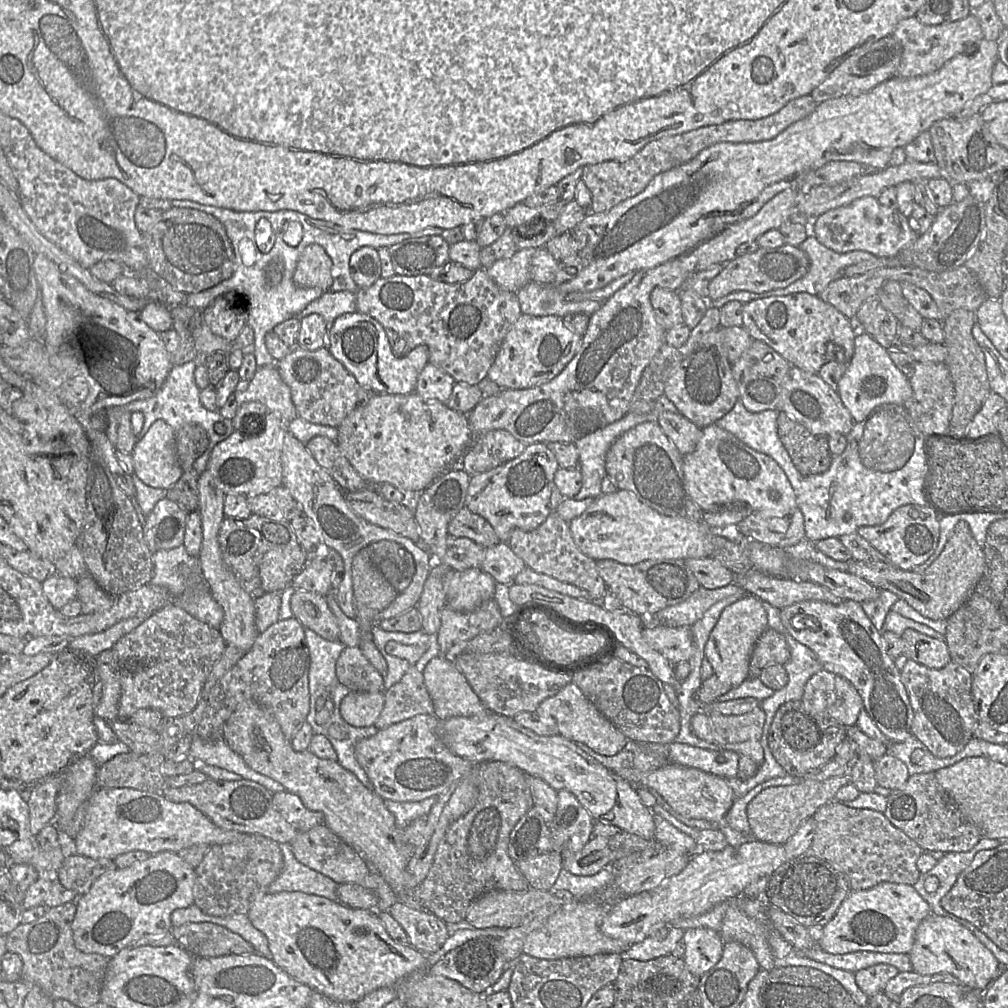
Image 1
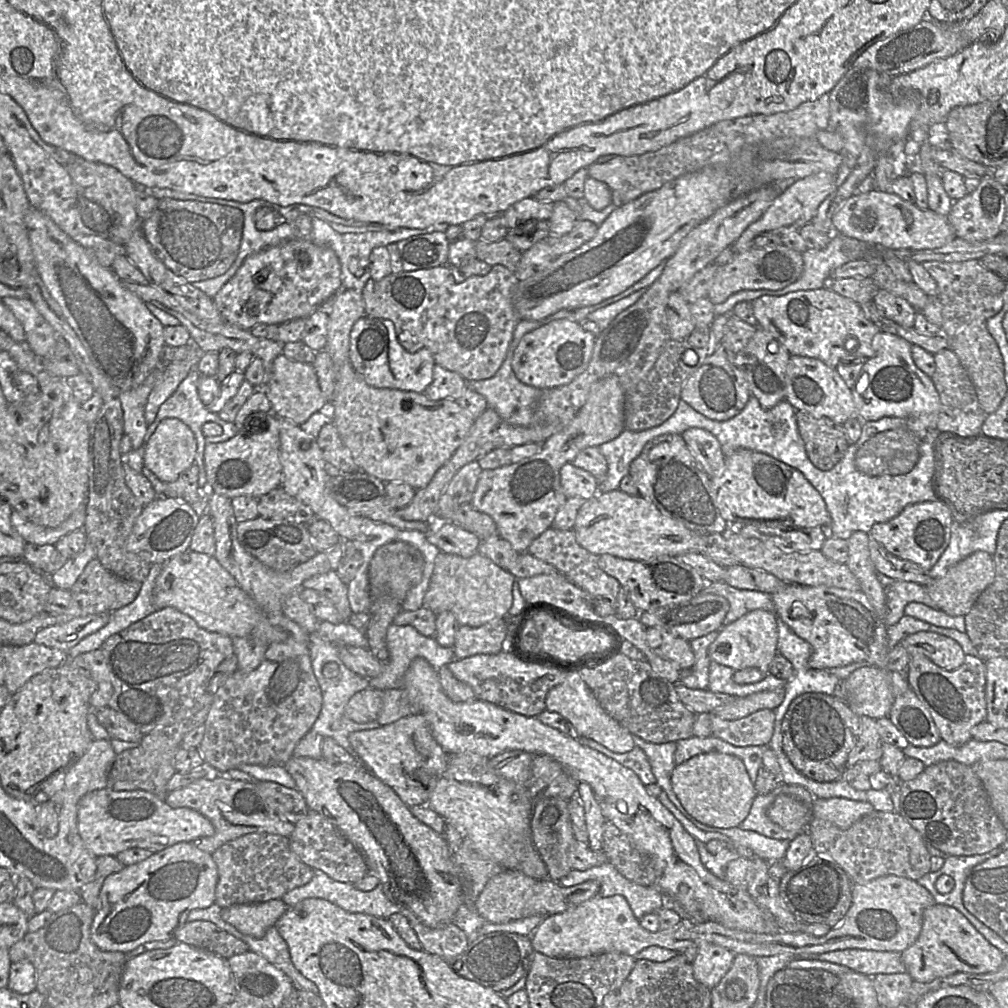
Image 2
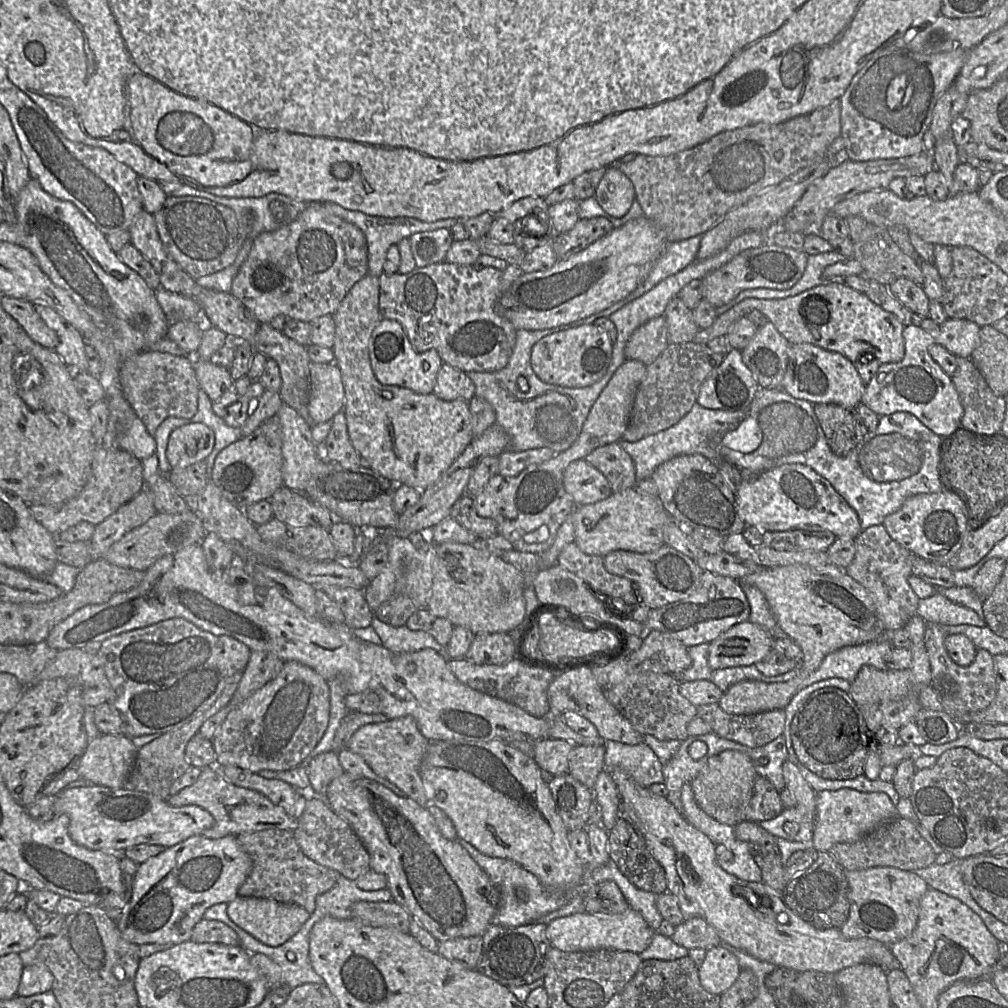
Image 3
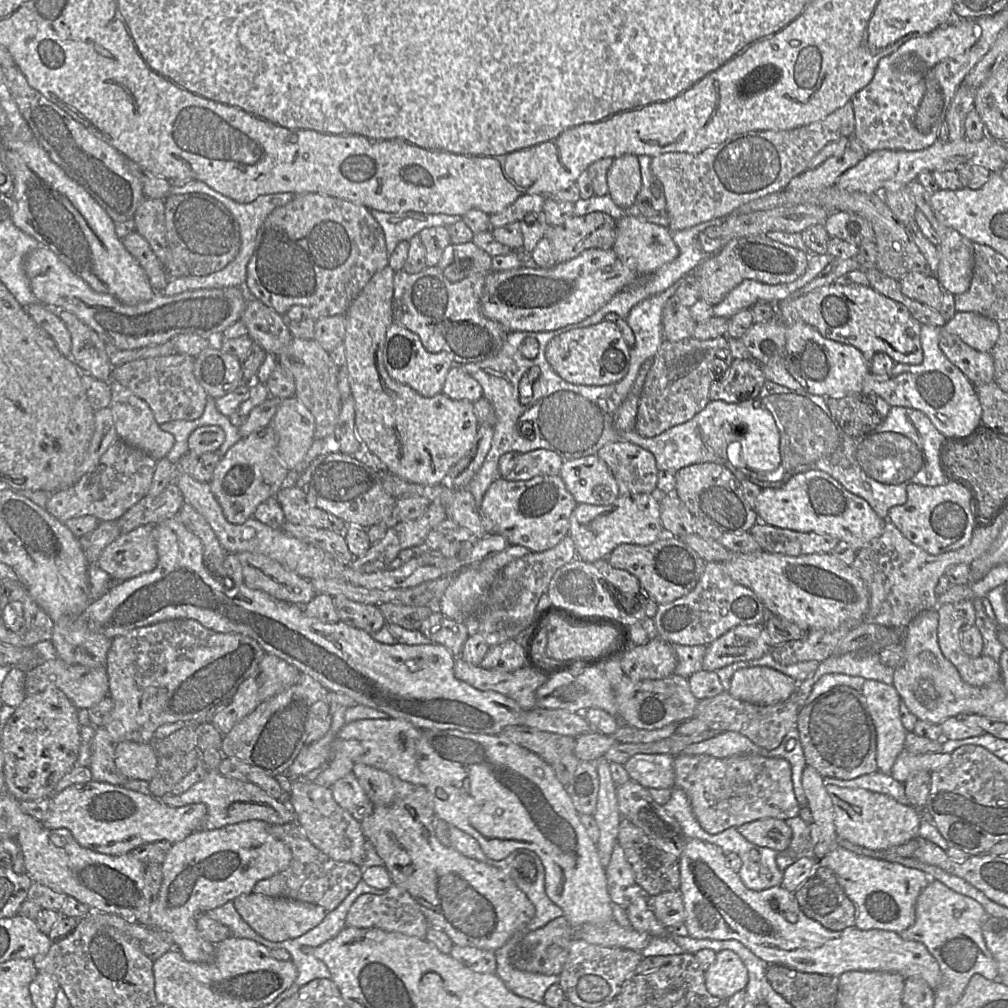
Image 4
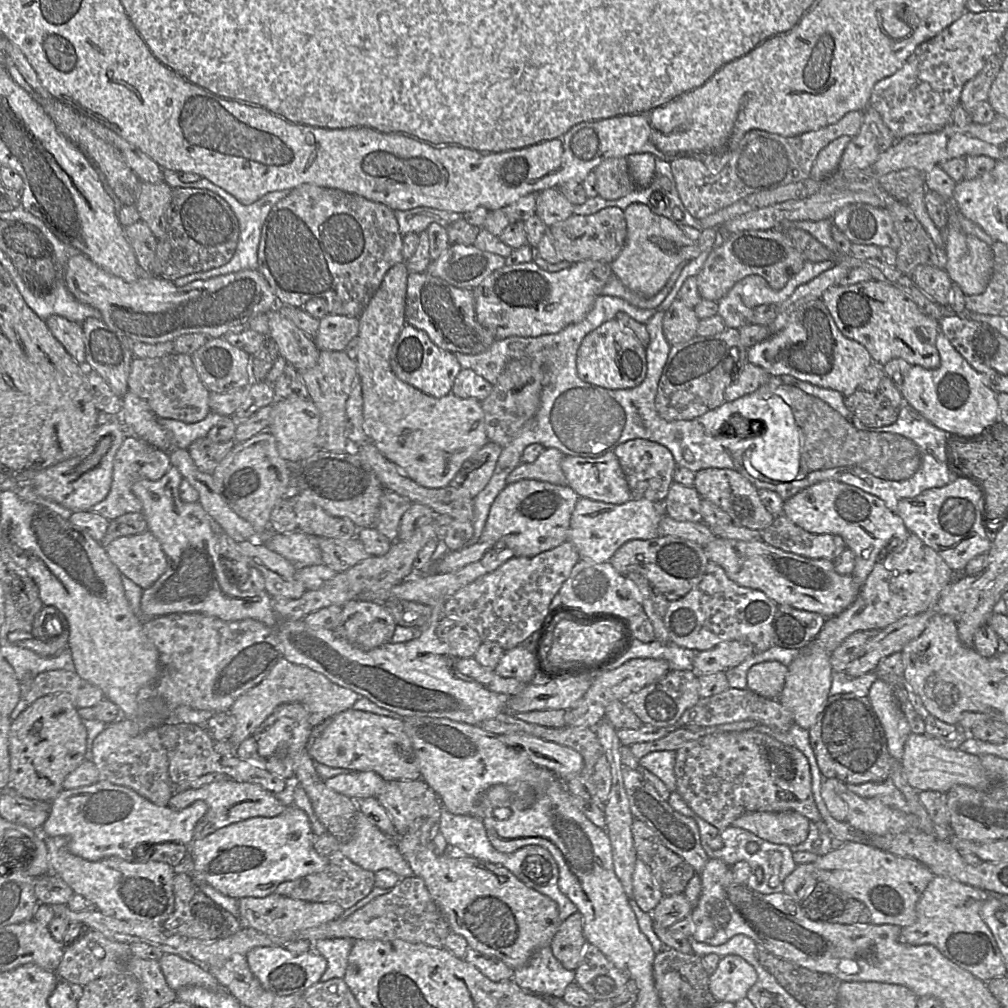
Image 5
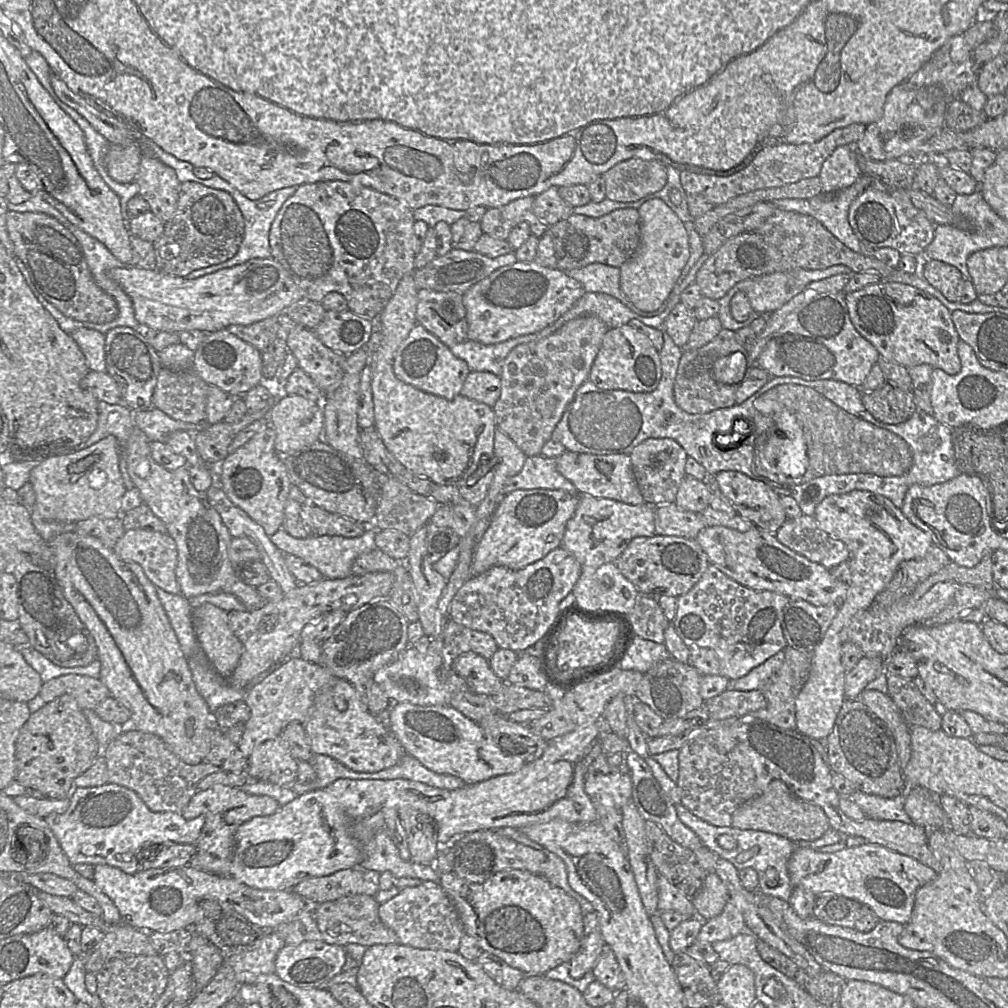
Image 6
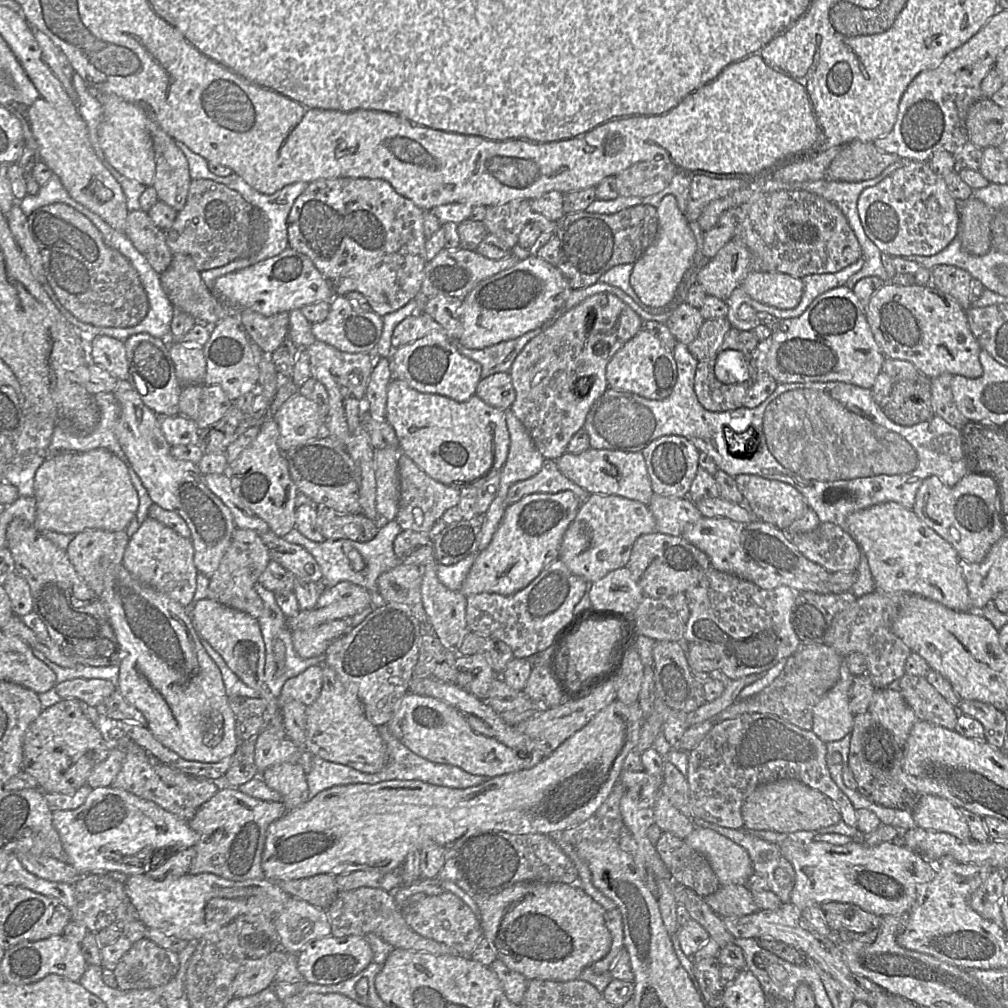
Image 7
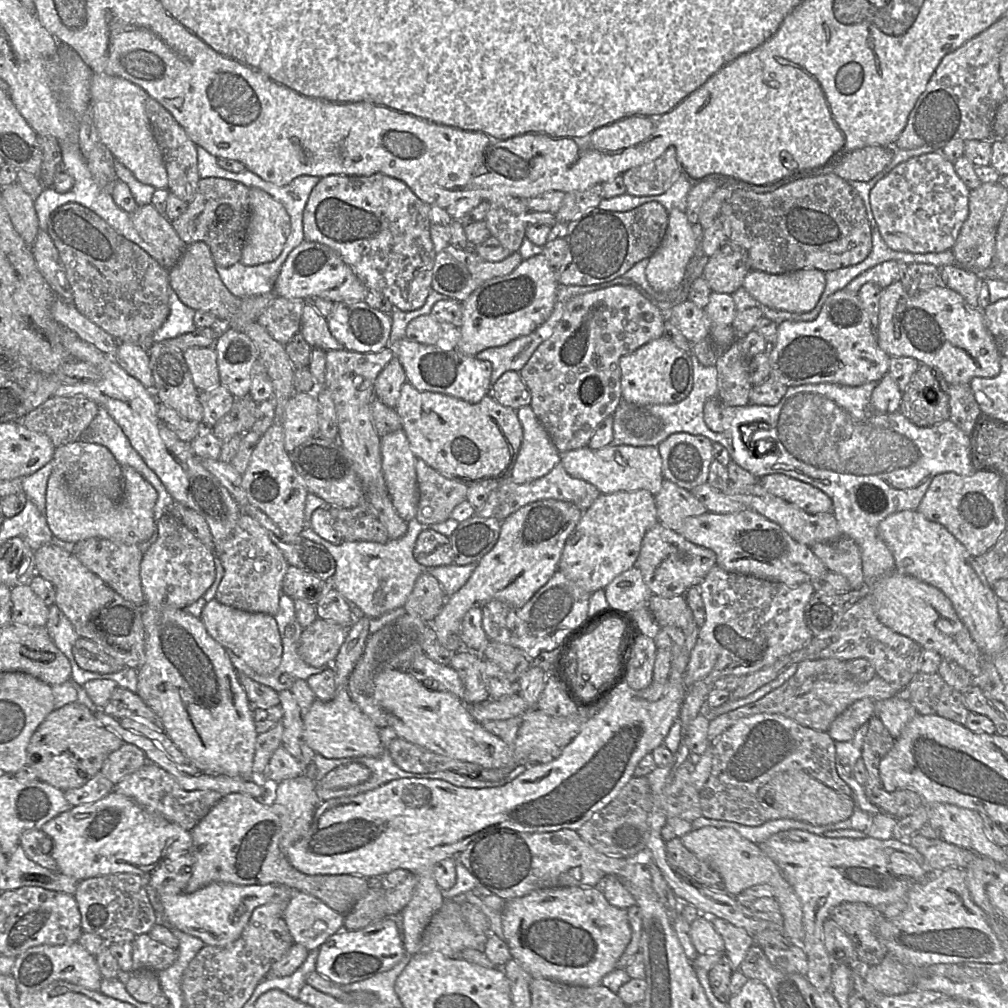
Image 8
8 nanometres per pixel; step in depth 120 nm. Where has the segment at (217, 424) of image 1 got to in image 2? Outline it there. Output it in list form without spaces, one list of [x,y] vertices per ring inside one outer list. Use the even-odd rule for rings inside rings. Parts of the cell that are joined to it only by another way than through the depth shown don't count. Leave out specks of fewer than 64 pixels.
[[[197,367],[193,368],[187,377],[179,384],[175,392],[159,407],[155,420],[148,426],[144,443],[153,435],[159,423],[166,418],[178,418],[190,427],[195,435],[197,442],[197,451],[195,455],[194,464],[199,468],[199,486],[203,488],[203,495],[205,496],[207,491],[207,476],[205,469],[205,449],[210,444],[220,443],[227,441],[239,432],[238,427],[234,422],[227,422],[223,420],[218,413],[211,410],[210,407],[205,405],[199,396],[199,381],[201,374]],[[206,422],[215,422],[219,424],[223,431],[219,436],[206,436],[203,433],[203,426]]]

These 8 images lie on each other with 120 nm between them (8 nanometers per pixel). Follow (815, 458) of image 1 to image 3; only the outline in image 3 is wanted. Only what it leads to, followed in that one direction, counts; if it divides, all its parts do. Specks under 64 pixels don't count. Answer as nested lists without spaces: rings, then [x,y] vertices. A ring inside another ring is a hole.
[[[836,404],[814,405],[815,415],[836,456],[847,455],[869,433],[855,409]]]

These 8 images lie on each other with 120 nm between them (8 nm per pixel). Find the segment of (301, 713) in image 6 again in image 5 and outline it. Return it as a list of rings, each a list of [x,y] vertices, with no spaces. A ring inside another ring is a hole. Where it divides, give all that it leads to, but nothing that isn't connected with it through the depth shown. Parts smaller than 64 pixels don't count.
[[[281,658],[270,673],[256,686],[241,695],[229,712],[235,717],[236,725],[229,740],[237,748],[249,737],[280,705],[292,702],[302,703],[309,711],[311,729],[325,719],[352,707],[359,695],[330,681],[326,676],[312,669]]]

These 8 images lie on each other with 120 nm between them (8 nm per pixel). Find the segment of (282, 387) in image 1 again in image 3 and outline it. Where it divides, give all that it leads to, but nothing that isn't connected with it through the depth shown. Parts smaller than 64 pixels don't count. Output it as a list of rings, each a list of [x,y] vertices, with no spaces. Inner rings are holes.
[[[335,363],[310,364],[310,398],[308,412],[310,421],[322,423],[332,421],[333,417],[343,411],[345,403],[345,390],[342,382],[341,371]]]

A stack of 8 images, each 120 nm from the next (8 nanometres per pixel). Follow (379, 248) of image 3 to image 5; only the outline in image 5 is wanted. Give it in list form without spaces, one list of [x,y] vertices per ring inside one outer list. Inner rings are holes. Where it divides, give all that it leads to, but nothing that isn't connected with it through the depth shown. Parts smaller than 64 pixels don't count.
[[[429,207],[393,211],[402,235],[409,233],[420,234],[432,223],[438,223],[446,228],[451,223],[463,218],[463,213],[449,212]]]

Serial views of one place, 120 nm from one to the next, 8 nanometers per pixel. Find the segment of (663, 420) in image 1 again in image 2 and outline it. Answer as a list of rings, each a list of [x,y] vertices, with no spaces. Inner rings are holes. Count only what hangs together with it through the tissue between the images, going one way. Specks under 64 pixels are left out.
[[[690,428],[681,436],[699,466],[710,478],[720,477],[724,471],[726,456],[716,437],[701,428]]]

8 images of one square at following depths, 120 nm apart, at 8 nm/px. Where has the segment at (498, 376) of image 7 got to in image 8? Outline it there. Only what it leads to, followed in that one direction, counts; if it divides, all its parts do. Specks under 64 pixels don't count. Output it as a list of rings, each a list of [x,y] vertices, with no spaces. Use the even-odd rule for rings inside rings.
[[[507,371],[494,382],[490,394],[501,405],[517,410],[530,406],[531,394],[519,372]]]

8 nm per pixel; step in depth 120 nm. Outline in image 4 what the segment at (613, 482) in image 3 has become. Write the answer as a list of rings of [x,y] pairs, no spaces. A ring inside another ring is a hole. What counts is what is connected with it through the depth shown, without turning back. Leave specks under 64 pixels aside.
[[[615,440],[603,446],[596,455],[612,472],[620,496],[656,491],[659,470],[650,451],[625,440]]]

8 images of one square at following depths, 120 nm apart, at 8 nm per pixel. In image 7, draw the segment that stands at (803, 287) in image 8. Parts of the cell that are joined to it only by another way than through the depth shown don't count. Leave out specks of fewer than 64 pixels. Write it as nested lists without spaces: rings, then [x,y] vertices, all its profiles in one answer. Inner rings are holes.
[[[751,271],[740,287],[754,300],[779,309],[795,308],[804,290],[801,278],[766,271]]]

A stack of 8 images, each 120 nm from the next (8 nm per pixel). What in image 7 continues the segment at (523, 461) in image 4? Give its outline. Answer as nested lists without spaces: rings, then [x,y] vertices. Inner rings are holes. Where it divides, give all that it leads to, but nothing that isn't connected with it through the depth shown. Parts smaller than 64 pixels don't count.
[[[545,459],[541,470],[531,478],[514,483],[508,489],[507,505],[513,504],[524,496],[533,493],[573,492],[581,502],[585,501],[590,493],[564,476],[558,469],[555,460]]]

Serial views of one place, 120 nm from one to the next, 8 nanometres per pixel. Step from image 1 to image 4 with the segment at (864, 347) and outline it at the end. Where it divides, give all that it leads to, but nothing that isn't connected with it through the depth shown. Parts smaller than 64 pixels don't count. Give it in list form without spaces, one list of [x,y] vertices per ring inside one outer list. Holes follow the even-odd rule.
[[[922,325],[921,364],[896,363],[890,372],[881,375],[868,372],[863,380],[861,393],[879,396],[891,407],[900,406],[921,411],[945,438],[963,438],[981,426],[982,409],[974,384],[940,350],[940,328]]]

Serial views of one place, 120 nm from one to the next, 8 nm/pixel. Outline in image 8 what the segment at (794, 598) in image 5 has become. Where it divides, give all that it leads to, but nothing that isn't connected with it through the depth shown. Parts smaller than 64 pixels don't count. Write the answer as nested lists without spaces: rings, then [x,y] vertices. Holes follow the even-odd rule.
[[[745,509],[735,513],[713,513],[688,517],[678,532],[688,541],[713,550],[717,556],[716,566],[728,572],[751,575],[757,578],[796,586],[804,582],[811,582],[827,571],[824,563],[806,546],[793,539],[779,524],[766,518],[752,509]]]

